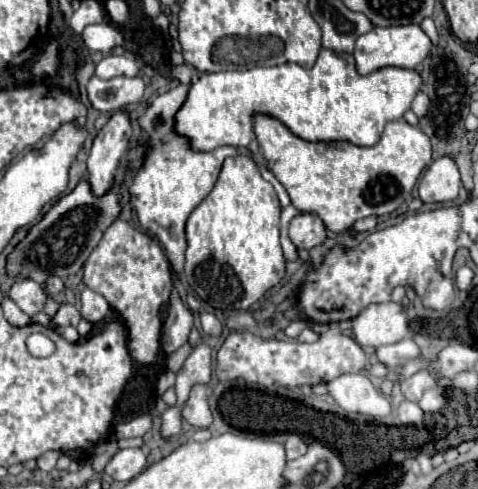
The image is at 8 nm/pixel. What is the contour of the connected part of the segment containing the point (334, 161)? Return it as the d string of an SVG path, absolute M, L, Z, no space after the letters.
M253 114L253 132L261 142L263 156L269 170L285 186L291 204L303 212L315 212L331 232L345 232L355 220L365 216L379 216L395 212L411 194L421 170L431 162L431 142L417 128L405 120L387 122L381 140L371 148L361 148L351 142L309 142L295 136L281 120L267 114Z

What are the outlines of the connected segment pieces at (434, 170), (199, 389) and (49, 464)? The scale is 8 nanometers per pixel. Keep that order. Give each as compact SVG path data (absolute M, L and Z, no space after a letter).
M449 156L437 158L427 172L423 174L423 180L419 184L419 198L423 202L453 202L459 194L461 178L455 162Z
M193 386L185 406L181 408L181 416L183 416L183 420L187 420L195 428L209 428L211 426L213 416L209 414L205 386Z
M51 450L51 452L45 452L41 458L37 458L37 466L41 468L41 470L45 470L45 472L51 472L53 468L55 468L55 464L57 464L57 458L61 456L61 452L57 452L57 450Z

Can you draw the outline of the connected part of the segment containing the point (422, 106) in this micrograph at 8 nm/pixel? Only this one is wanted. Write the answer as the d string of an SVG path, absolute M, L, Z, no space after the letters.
M419 92L419 94L415 96L411 110L417 114L417 118L423 118L423 116L427 114L427 110L429 110L429 98L427 98L425 92Z

